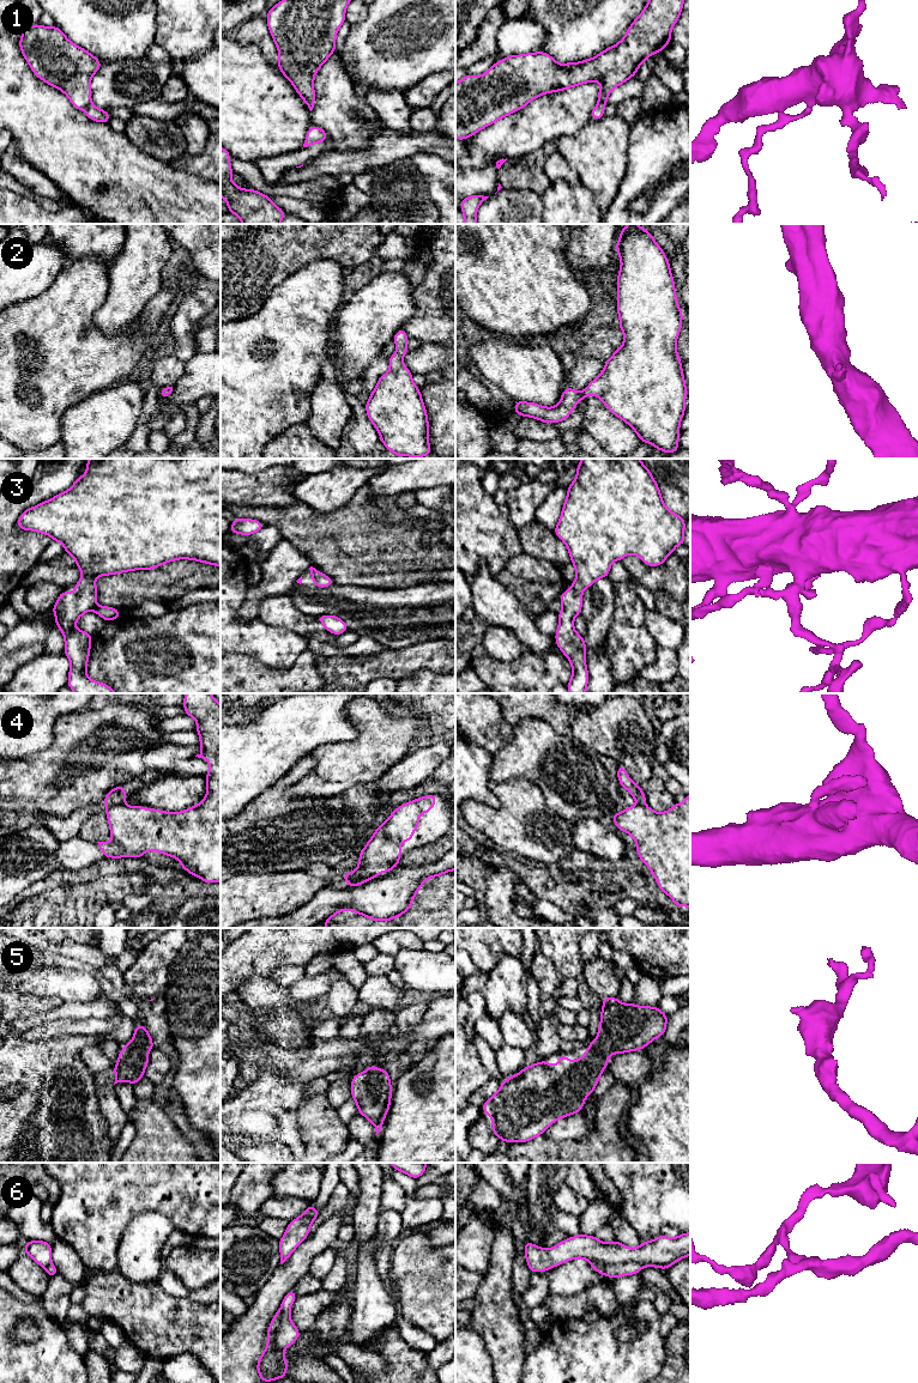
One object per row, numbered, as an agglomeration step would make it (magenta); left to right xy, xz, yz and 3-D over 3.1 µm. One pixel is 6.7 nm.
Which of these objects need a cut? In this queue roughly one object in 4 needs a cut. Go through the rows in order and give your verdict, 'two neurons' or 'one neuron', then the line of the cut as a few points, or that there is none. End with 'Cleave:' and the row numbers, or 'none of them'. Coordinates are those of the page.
1: two neurons; cut xy (90, 102), (84, 109)
2: one neuron; cut none
3: one neuron; cut none
4: two neurons; cut xy (122, 804), (108, 807)
5: one neuron; cut none
6: two neurons; cut yz (590, 1260), (607, 1265), (636, 1261), (642, 1266)
Cleave: 1, 4, 6

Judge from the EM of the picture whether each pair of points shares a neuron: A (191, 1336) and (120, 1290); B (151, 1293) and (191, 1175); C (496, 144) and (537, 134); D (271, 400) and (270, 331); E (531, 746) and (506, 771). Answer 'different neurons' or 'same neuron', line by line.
A: same neuron
B: different neurons
C: same neuron
D: same neuron
E: same neuron

